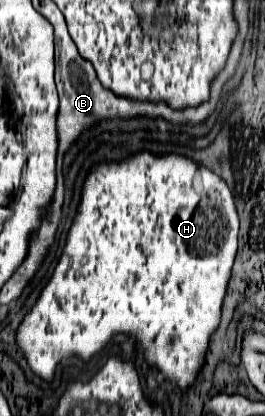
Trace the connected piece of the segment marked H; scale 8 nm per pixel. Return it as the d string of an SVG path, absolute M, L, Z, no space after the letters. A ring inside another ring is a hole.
M142 151L126 161L120 161L120 163L96 165L84 183L82 205L78 209L76 221L68 233L68 241L66 241L64 253L60 257L60 265L56 267L50 283L46 285L46 289L38 297L32 313L28 313L18 327L18 335L16 335L18 349L24 353L30 369L36 375L50 381L54 377L56 365L64 357L78 353L82 359L90 359L94 353L98 353L108 343L108 339L114 333L126 333L126 335L132 335L138 339L138 343L142 345L142 349L146 353L146 361L156 365L178 387L182 383L192 383L204 363L204 355L206 355L210 337L220 323L220 307L222 307L222 301L226 295L226 285L228 285L230 269L232 269L232 263L236 257L236 247L238 247L238 213L234 207L234 199L232 199L232 193L230 193L228 185L224 183L224 179L218 177L216 173L212 173L210 169L206 169L206 167L200 169L192 159L186 159L182 155L154 157L148 151Z

